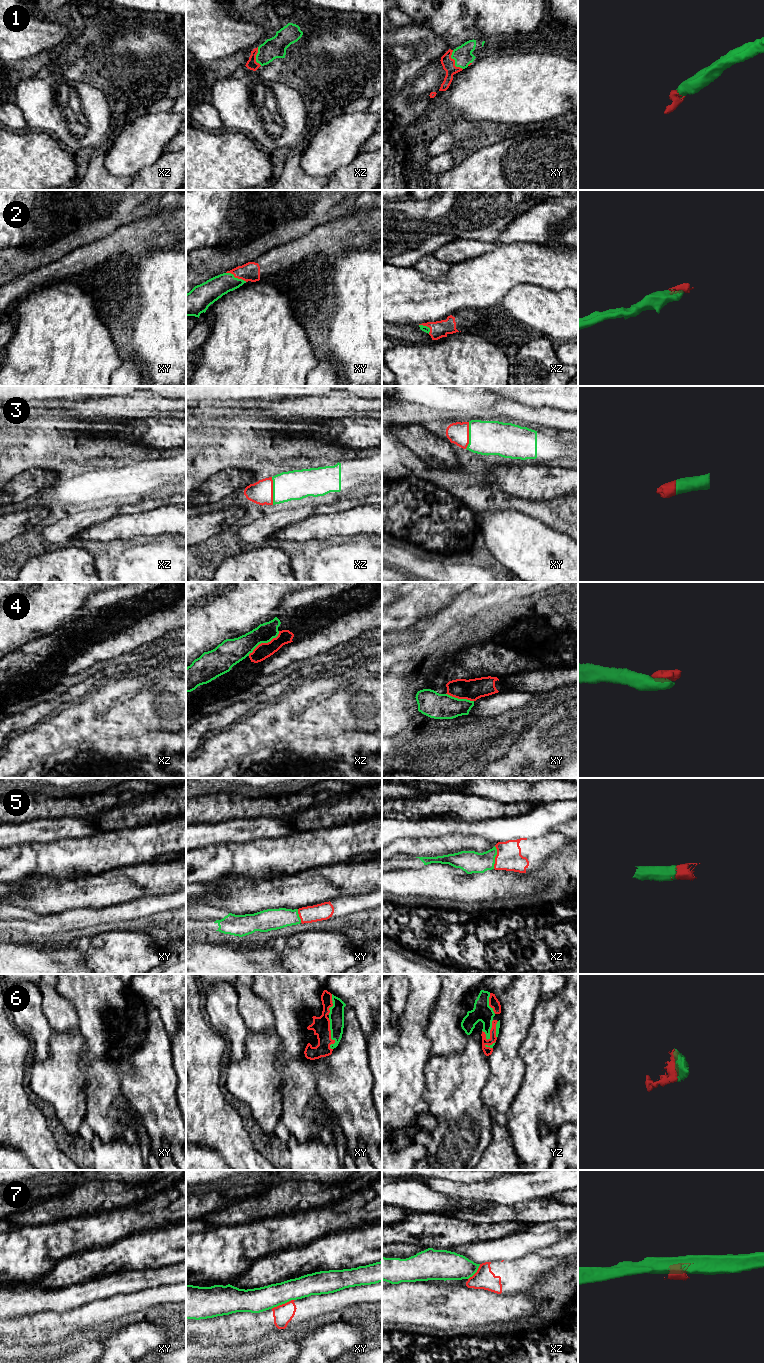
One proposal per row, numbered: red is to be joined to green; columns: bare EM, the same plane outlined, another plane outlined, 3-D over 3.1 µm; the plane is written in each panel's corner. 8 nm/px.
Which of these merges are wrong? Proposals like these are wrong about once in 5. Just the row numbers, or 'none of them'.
4, 7

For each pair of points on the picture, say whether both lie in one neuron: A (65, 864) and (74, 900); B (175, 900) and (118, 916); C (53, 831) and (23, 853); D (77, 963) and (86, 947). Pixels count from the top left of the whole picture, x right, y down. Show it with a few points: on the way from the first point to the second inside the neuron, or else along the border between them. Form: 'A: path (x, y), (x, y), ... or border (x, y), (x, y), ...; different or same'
A: border (92, 873), (57, 880), (46, 877); different
B: path (161, 903), (132, 910); same
C: border (59, 839), (53, 842), (24, 843), (13, 846); different
D: border (67, 949), (74, 949), (85, 963); different

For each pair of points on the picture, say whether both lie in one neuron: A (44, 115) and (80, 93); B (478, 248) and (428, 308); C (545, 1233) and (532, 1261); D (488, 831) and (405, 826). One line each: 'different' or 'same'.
A: same
B: different
C: different
D: same

